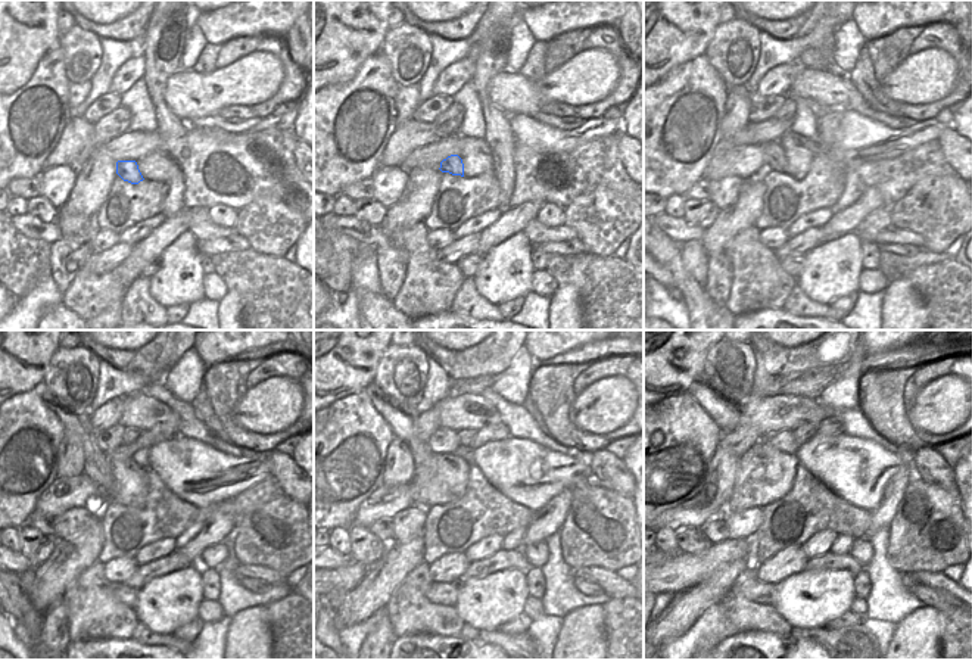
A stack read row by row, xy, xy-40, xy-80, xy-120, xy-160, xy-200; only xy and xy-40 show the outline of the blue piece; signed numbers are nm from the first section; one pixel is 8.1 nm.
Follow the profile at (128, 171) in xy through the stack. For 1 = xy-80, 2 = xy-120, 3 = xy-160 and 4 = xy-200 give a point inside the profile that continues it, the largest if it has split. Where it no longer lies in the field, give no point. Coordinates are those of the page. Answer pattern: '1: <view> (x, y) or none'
1: xy-80 (778, 162)
2: xy-120 (97, 464)
3: xy-160 (402, 425)
4: xy-200 (728, 417)

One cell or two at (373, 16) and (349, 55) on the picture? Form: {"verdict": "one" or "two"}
{"verdict": "one"}

